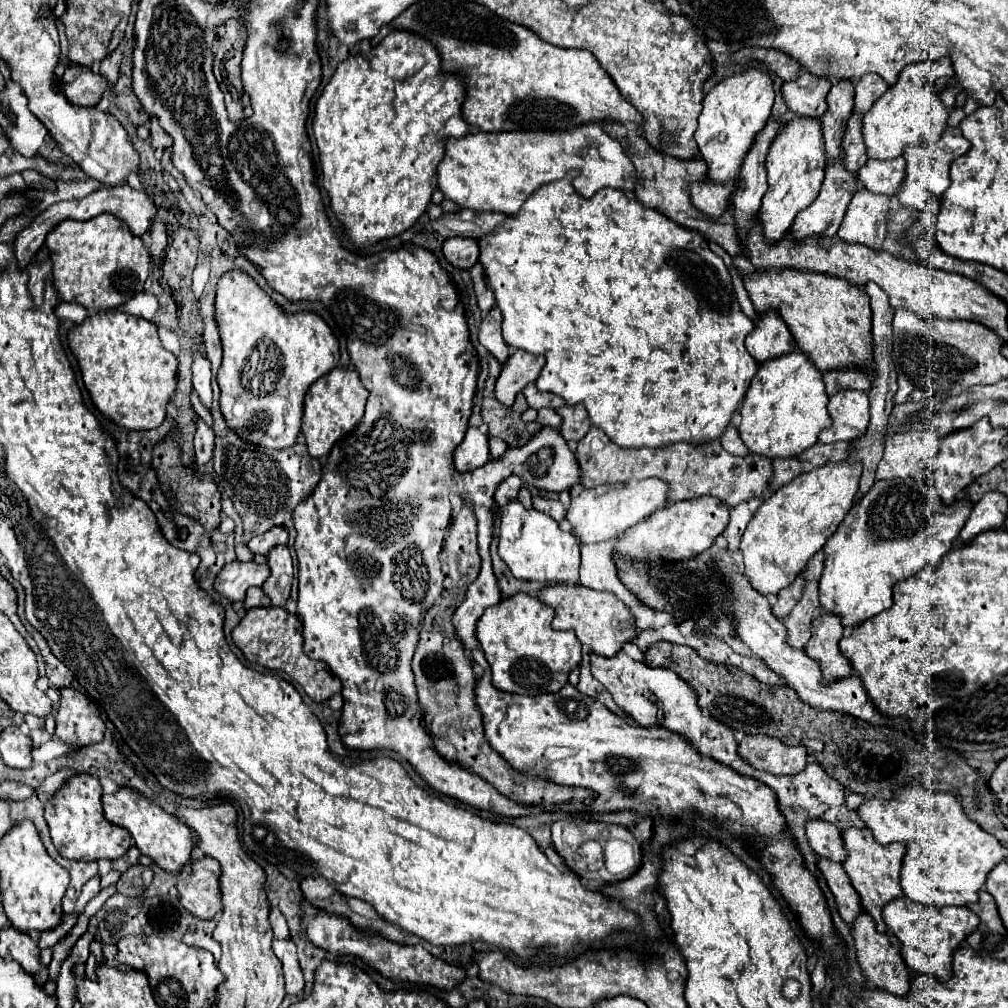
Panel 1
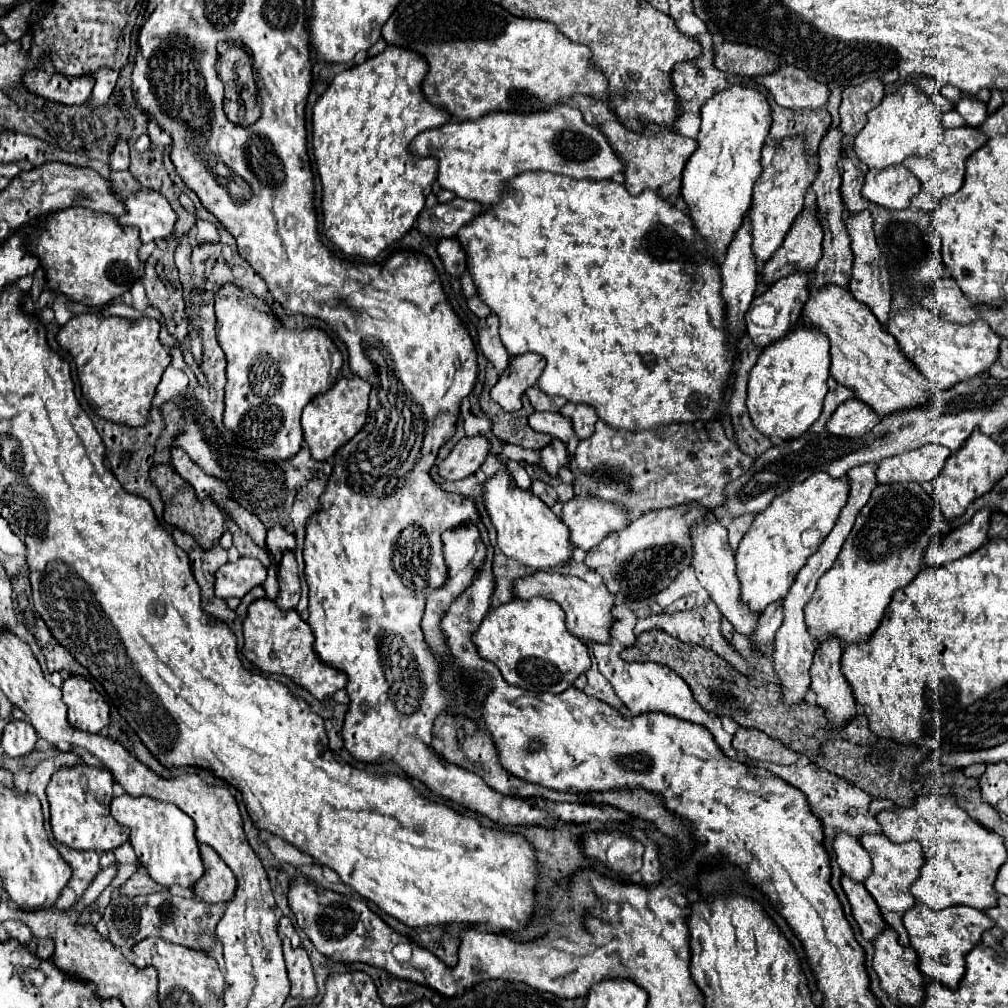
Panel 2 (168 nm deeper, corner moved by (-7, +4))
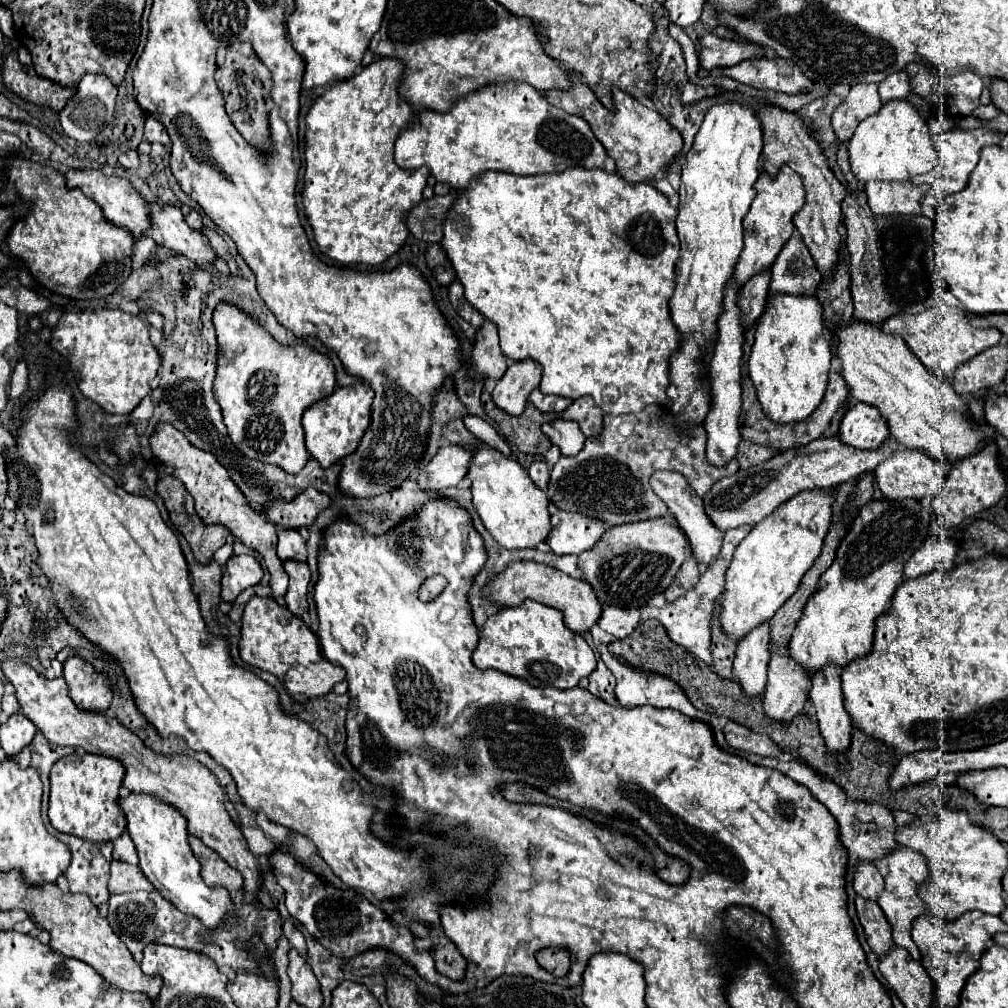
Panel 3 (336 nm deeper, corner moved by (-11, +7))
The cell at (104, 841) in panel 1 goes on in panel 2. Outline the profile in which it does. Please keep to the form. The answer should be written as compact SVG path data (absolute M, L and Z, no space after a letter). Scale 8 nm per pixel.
M85 763L61 767L47 785L47 799L51 807L51 829L59 843L79 851L93 849L103 853L121 847L129 839L129 829L119 825L109 813L109 803L113 799L113 775L109 769L89 767Z

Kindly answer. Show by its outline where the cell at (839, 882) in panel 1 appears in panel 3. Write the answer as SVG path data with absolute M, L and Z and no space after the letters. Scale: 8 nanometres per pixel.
M857 896L855 906L857 906L857 916L865 930L869 948L877 956L883 956L893 946L893 936L891 936L891 926L887 922L881 906L875 900L865 900L861 896Z

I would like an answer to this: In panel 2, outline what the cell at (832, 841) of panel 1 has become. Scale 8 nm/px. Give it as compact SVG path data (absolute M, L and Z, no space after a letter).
M839 833L833 847L837 853L837 863L847 877L863 883L871 875L871 857L857 839L847 833Z

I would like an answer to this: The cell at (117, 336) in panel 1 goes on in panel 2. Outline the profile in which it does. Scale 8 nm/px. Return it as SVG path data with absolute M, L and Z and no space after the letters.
M85 313L73 317L59 329L57 343L73 355L81 393L99 417L129 427L147 421L155 387L161 381L165 367L171 363L169 349L159 343L159 323L155 319L97 317Z

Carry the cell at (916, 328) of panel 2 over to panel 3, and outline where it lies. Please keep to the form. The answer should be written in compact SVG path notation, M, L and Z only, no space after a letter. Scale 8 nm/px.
M937 302L931 308L927 308L921 314L897 314L883 322L883 330L895 336L901 336L911 352L923 362L929 370L941 370L945 378L953 376L959 366L981 354L983 350L995 346L1001 340L1001 332L997 328L985 328L977 330L967 324L969 312L963 308L949 308L945 302Z

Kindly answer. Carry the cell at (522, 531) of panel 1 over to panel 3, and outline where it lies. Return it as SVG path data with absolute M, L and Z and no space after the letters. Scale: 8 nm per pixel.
M477 446L467 448L475 452L467 474L473 482L471 484L473 504L491 536L503 548L509 550L529 550L543 544L553 530L551 516L547 510L549 506L547 494L539 490L533 484L533 480L529 480L529 476L525 474L523 466L517 460L505 458L493 448L477 448Z

